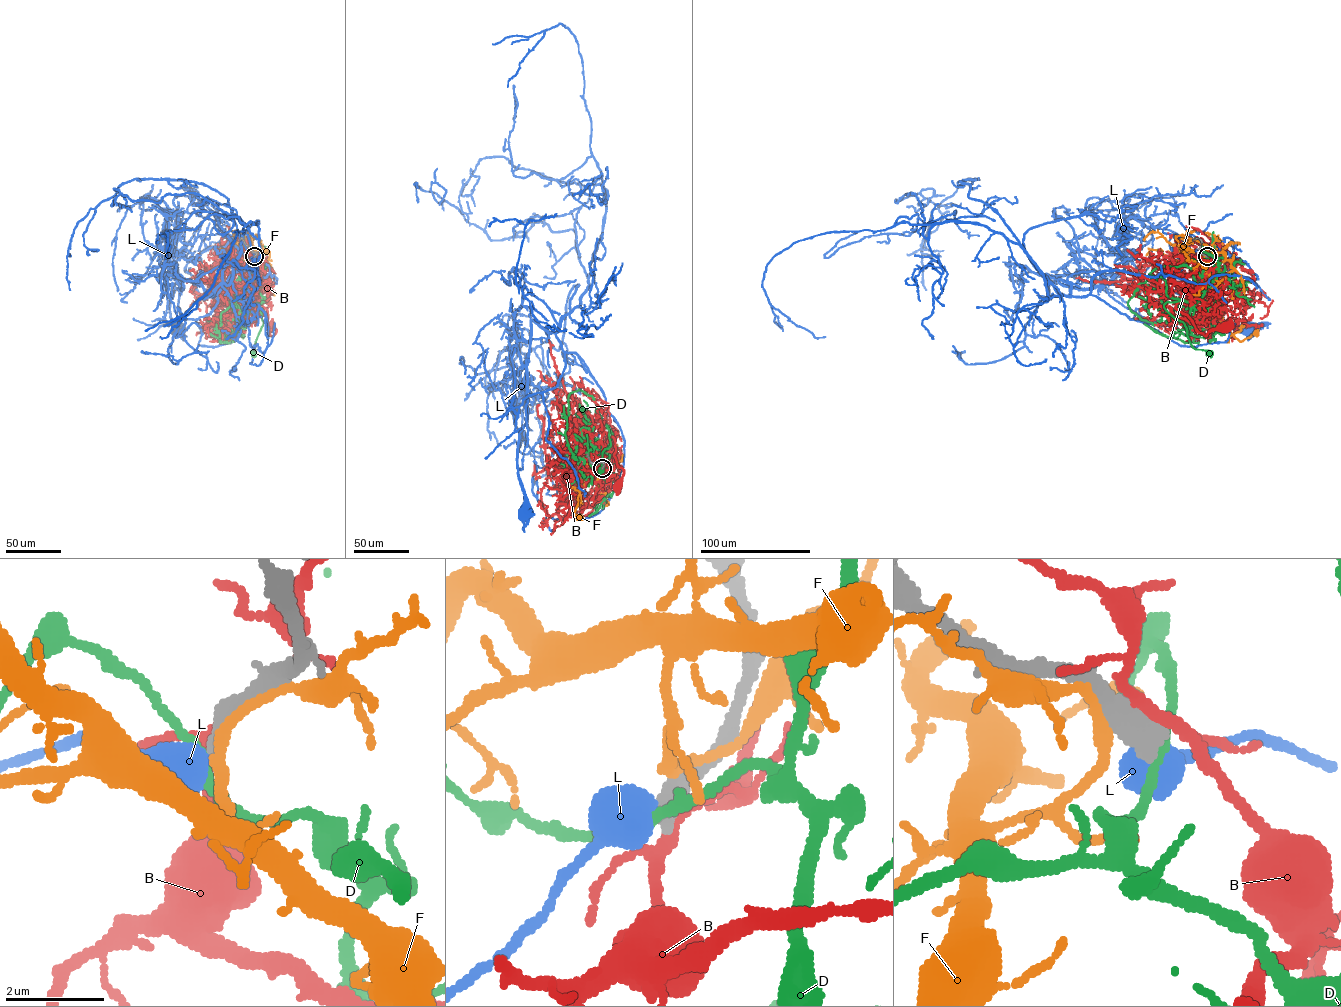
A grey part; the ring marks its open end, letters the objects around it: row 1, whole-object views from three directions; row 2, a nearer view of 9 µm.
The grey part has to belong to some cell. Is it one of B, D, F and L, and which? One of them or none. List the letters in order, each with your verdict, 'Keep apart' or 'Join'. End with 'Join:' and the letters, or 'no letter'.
B: Keep apart
D: Keep apart
F: Keep apart
L: Keep apart
Join: no letter

